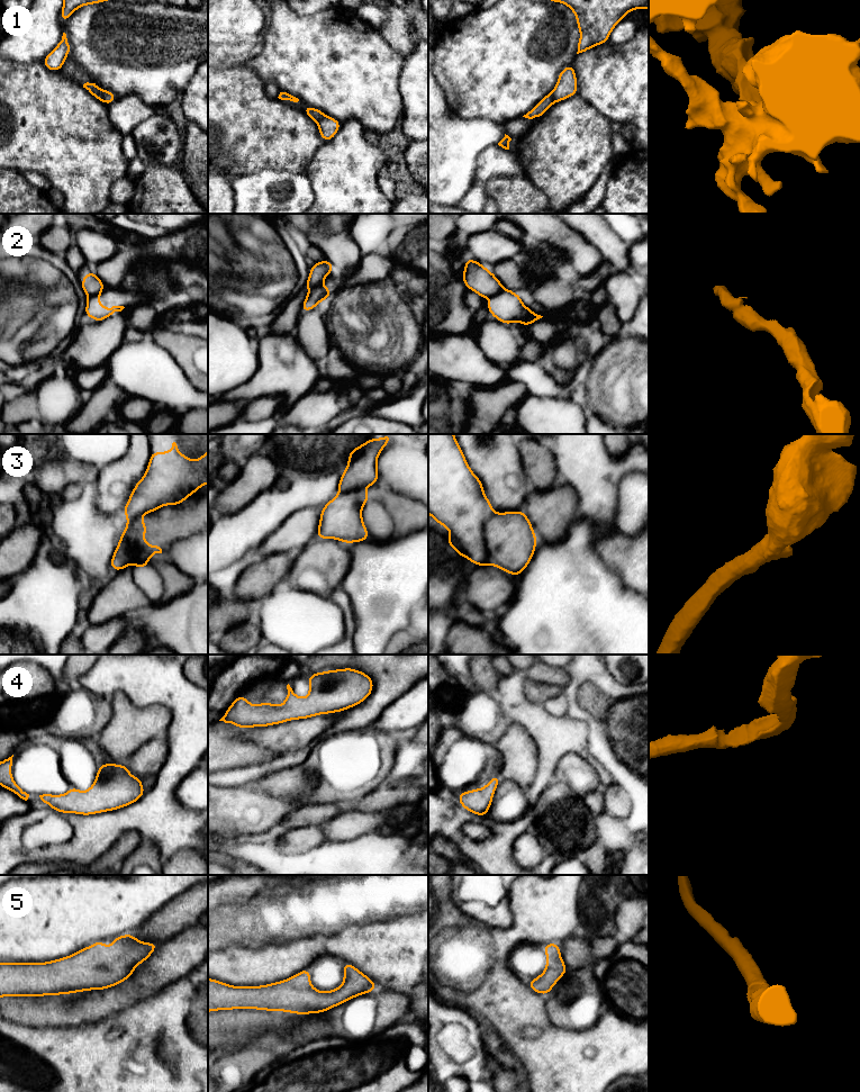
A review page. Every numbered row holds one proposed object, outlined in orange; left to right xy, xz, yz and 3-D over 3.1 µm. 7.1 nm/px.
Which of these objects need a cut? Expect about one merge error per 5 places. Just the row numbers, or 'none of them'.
1, 2, 3

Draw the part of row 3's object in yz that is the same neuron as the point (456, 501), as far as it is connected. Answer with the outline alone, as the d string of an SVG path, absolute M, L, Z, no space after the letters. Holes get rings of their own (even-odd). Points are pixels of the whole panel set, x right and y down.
M428 434L428 514L437 524L450 531L451 536L445 541L456 553L465 557L476 566L489 565L483 527L492 513L494 508L483 493L482 482L470 469L454 434Z

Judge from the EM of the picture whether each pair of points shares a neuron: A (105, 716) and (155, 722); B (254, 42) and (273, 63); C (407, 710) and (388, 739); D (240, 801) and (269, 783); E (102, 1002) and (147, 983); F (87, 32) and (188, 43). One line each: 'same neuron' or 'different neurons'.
A: different neurons
B: different neurons
C: different neurons
D: different neurons
E: same neuron
F: same neuron

